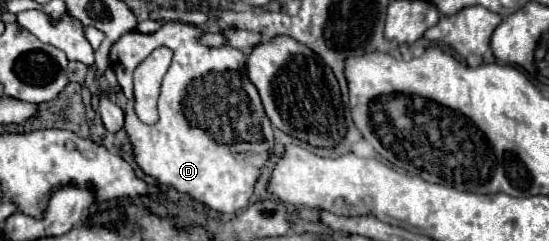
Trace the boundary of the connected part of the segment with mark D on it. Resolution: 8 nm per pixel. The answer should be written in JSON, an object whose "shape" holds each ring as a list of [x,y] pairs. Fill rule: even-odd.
{"shape":[[[164,23],[164,27],[152,35],[142,35],[130,31],[122,35],[110,49],[110,67],[118,77],[118,83],[128,99],[126,109],[126,135],[132,143],[134,161],[146,177],[154,177],[160,185],[172,187],[178,193],[186,193],[214,211],[236,213],[246,209],[248,199],[252,197],[256,177],[260,177],[260,161],[270,159],[274,147],[274,127],[262,109],[262,101],[254,83],[246,77],[246,53],[234,47],[206,47],[200,43],[202,29],[190,23]],[[156,47],[172,49],[172,63],[162,81],[160,99],[158,99],[158,121],[154,125],[144,125],[134,113],[134,93],[132,93],[132,73]]]}

